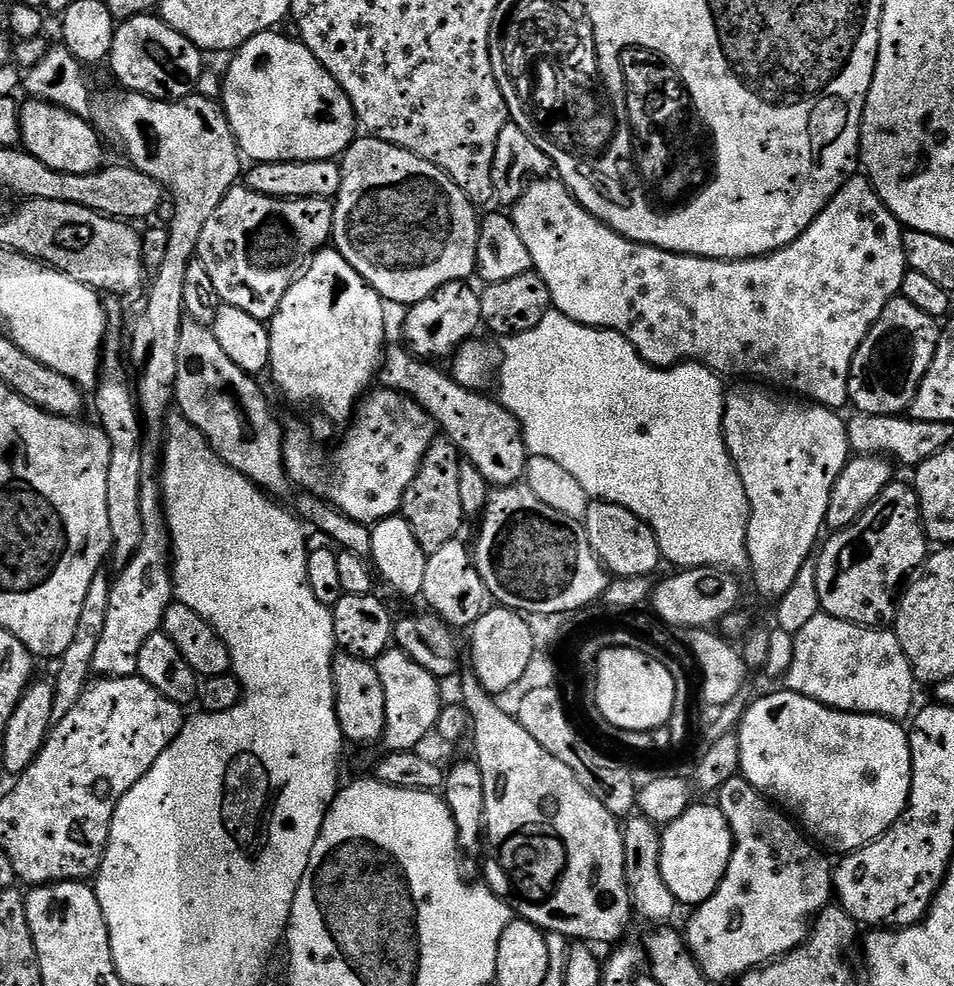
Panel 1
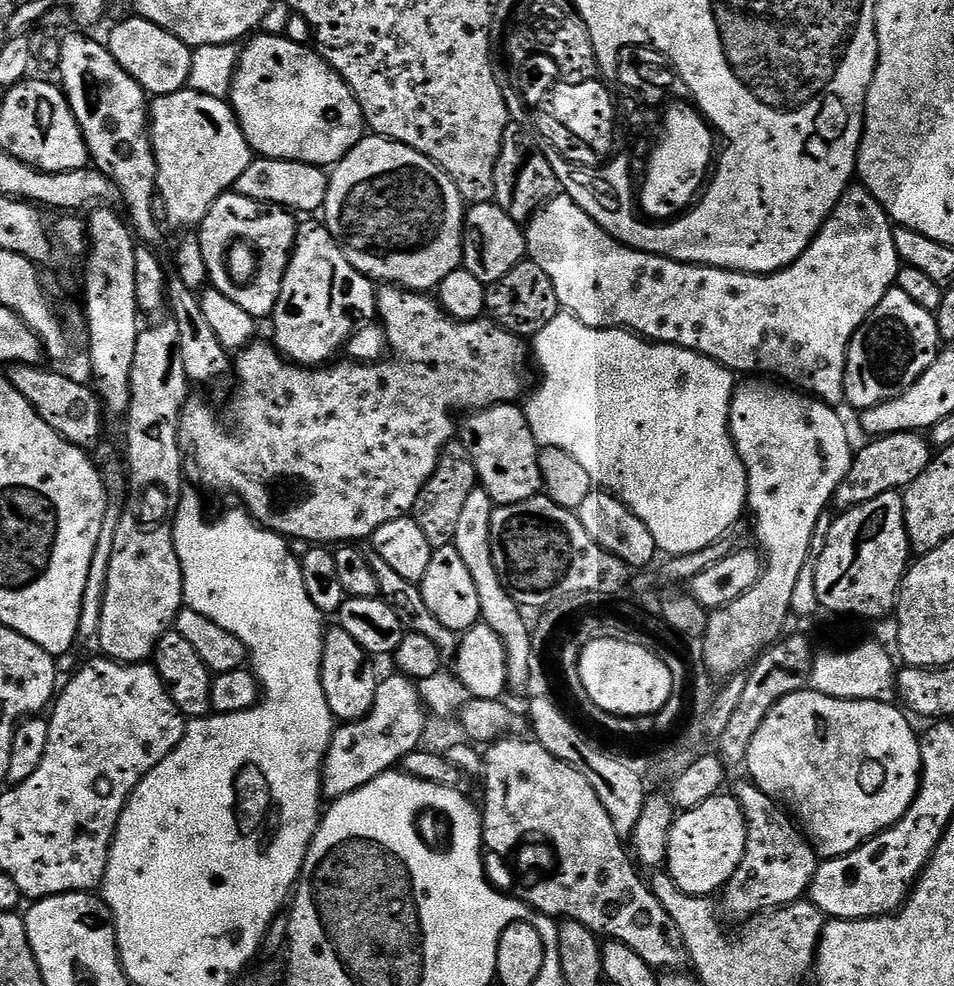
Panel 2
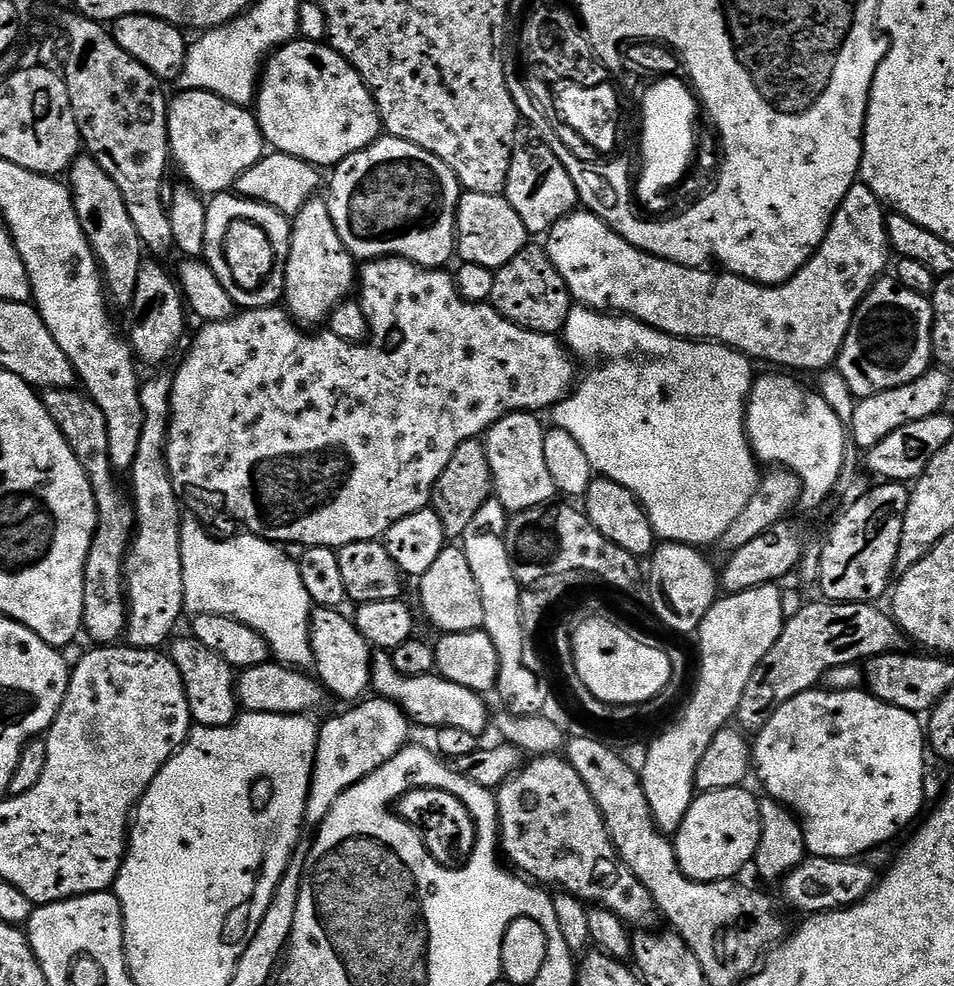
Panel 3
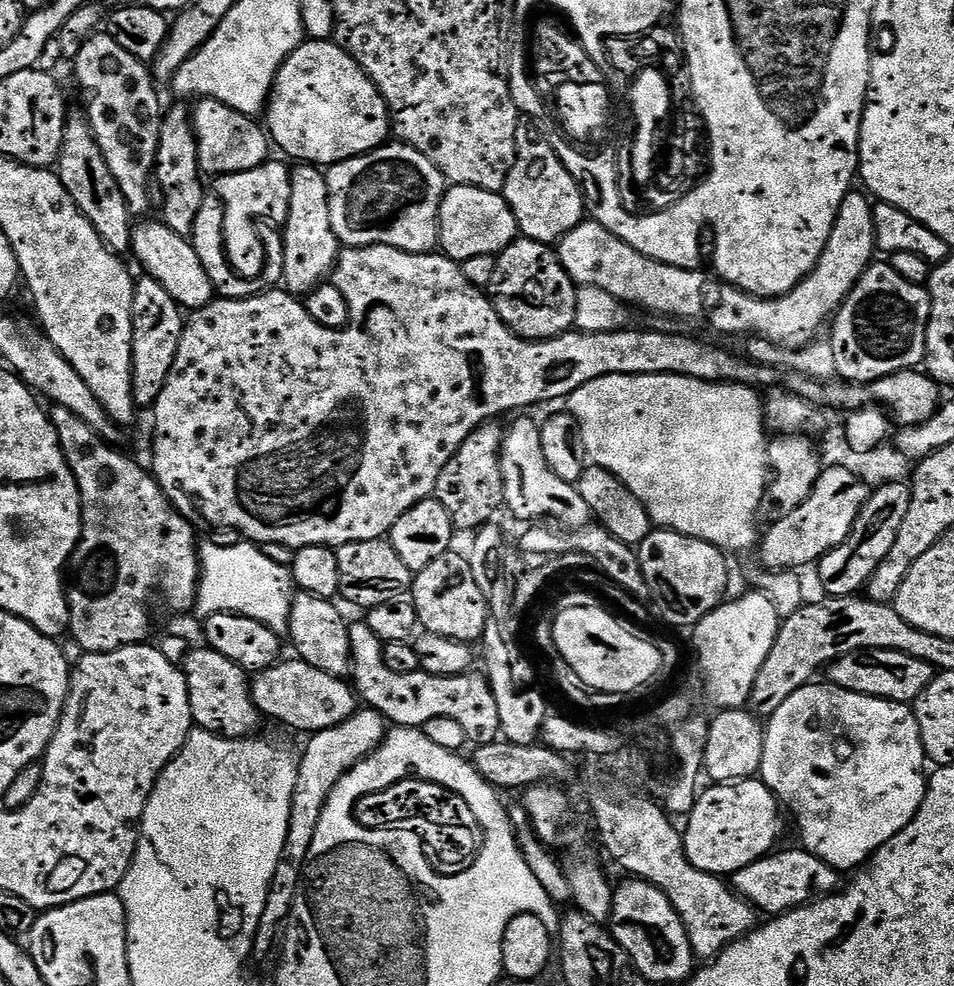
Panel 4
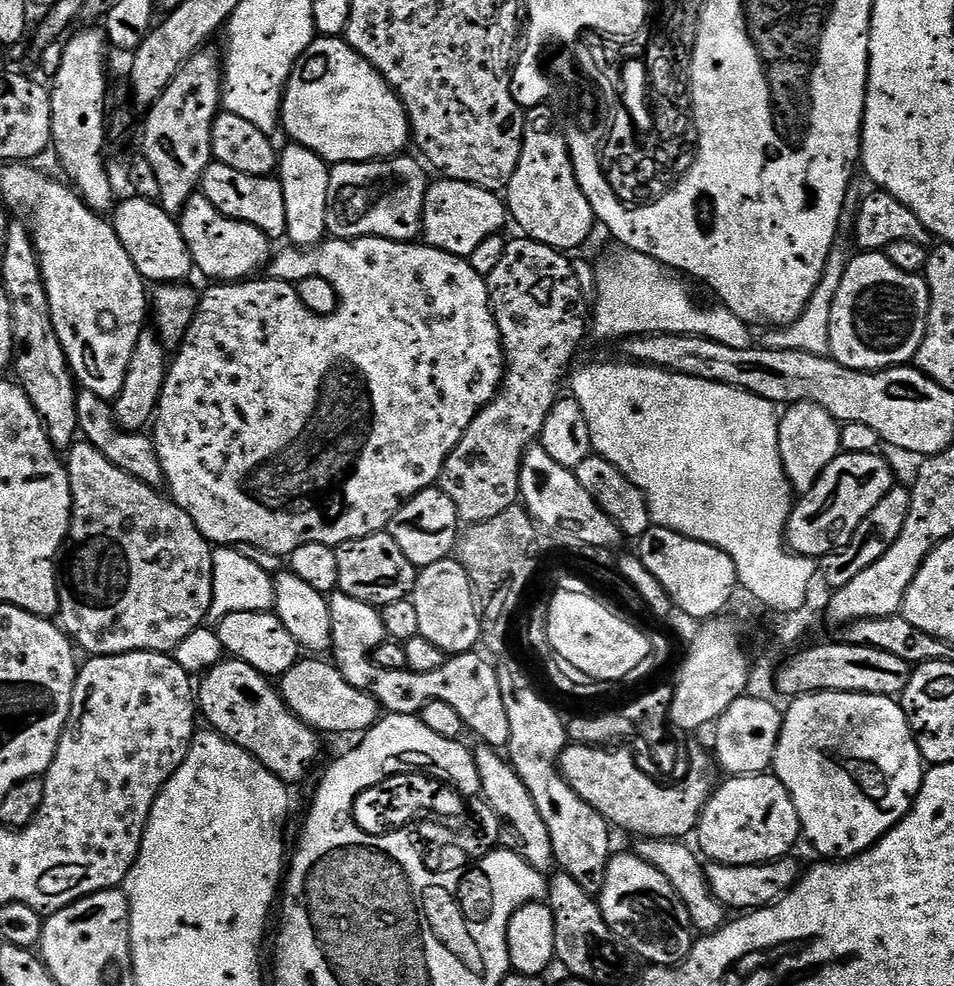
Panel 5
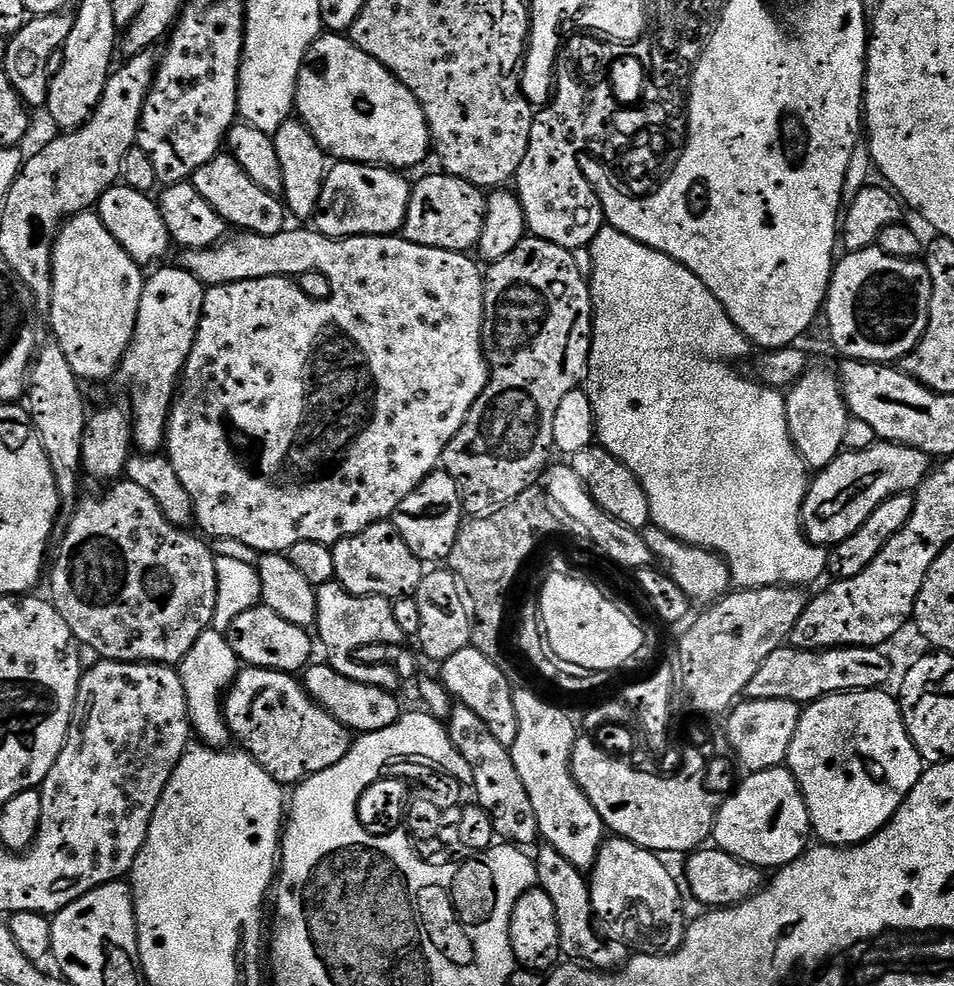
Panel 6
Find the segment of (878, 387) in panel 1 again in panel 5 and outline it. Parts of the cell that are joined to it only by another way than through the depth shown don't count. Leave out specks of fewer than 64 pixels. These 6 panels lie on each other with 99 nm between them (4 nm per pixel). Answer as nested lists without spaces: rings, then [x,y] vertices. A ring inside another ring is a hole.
[[[861,251],[853,255],[842,277],[830,314],[829,350],[832,359],[859,372],[882,372],[885,368],[911,365],[917,350],[922,346],[931,305],[928,281],[923,275],[915,276],[906,274],[906,270],[898,270],[898,266],[894,266],[894,262],[890,262],[884,252]]]

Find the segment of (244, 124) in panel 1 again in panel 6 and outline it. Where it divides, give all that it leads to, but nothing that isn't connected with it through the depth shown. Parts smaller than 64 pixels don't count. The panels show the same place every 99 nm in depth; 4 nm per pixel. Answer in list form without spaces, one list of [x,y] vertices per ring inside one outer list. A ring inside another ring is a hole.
[[[321,34],[310,46],[296,83],[295,115],[314,134],[318,146],[329,157],[353,164],[375,164],[393,170],[408,170],[430,156],[432,135],[426,122],[426,114],[402,86],[402,82],[382,62],[370,58],[344,34]]]

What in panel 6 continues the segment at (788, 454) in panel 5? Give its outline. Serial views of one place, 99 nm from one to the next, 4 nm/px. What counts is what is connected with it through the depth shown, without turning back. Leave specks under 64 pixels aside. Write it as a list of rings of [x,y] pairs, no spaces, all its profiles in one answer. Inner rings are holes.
[[[809,367],[804,377],[786,392],[784,405],[790,438],[804,463],[812,470],[830,466],[830,462],[840,455],[846,438],[846,422],[850,419],[841,377],[833,369],[832,372],[828,368]]]

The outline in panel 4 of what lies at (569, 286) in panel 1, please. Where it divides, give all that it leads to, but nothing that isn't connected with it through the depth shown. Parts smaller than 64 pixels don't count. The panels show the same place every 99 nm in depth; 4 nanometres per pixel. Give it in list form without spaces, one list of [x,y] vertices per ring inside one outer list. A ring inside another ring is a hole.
[[[853,190],[846,194],[838,210],[838,218],[834,222],[830,238],[826,242],[826,250],[822,250],[812,273],[798,286],[794,286],[794,290],[781,296],[771,298],[752,296],[721,280],[711,271],[708,273],[700,268],[679,268],[646,258],[638,254],[638,250],[626,246],[626,242],[610,234],[610,230],[606,230],[591,218],[585,219],[583,224],[570,230],[570,234],[566,234],[558,241],[558,255],[566,274],[570,274],[576,285],[598,286],[598,290],[606,290],[606,294],[614,294],[614,298],[618,298],[633,309],[645,308],[648,312],[657,312],[660,316],[673,316],[676,320],[701,320],[702,323],[709,324],[714,331],[725,332],[728,336],[740,336],[740,338],[761,336],[786,349],[804,348],[823,333],[820,332],[823,328],[825,331],[826,325],[843,306],[850,290],[854,290],[858,278],[862,278],[869,264],[873,263],[875,256],[872,255],[877,255],[873,201],[863,191],[860,191],[861,193],[859,191]]]

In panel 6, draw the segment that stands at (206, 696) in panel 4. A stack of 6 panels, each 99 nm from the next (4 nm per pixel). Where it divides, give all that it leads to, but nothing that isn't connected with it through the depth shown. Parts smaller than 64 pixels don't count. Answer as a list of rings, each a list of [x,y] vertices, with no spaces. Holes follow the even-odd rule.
[[[241,667],[236,681],[224,697],[224,720],[228,723],[229,733],[240,743],[237,745],[254,757],[258,766],[262,766],[262,770],[266,770],[266,774],[274,777],[281,786],[295,786],[322,770],[330,770],[330,766],[346,758],[354,743],[349,728],[342,726],[338,718],[316,703],[295,675],[265,668]]]

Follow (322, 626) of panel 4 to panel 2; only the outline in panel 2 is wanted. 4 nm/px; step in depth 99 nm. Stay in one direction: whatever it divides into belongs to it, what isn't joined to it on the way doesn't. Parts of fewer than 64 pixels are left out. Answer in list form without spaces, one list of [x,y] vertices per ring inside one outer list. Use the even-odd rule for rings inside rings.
[[[332,626],[324,633],[322,650],[322,690],[326,690],[326,702],[337,721],[361,720],[374,706],[378,675],[372,669],[373,661],[366,650],[346,634],[339,626]]]

